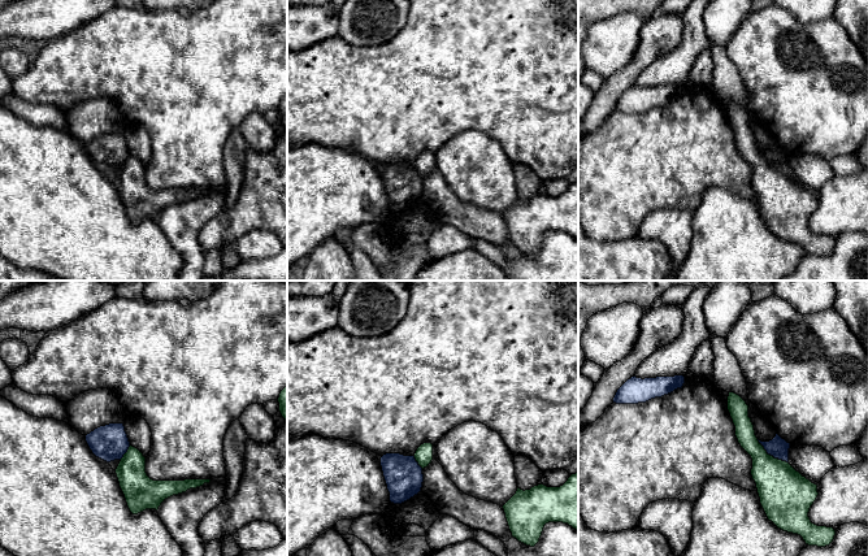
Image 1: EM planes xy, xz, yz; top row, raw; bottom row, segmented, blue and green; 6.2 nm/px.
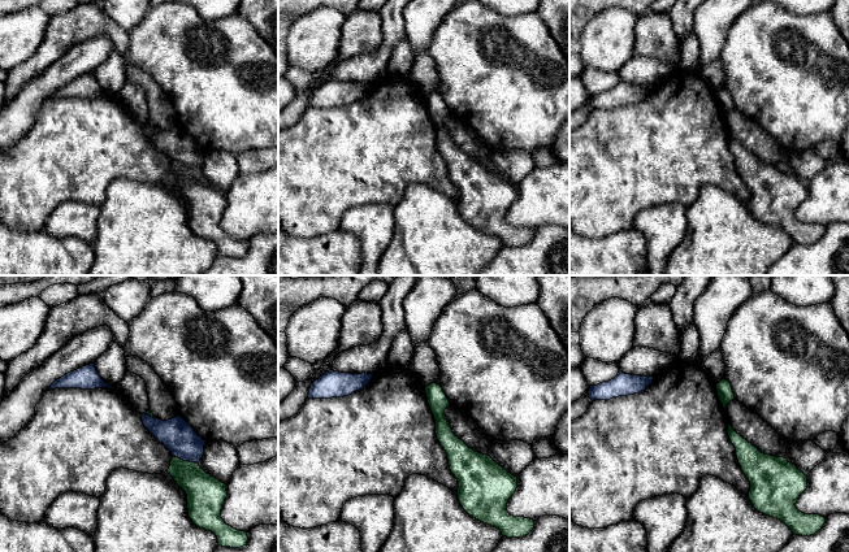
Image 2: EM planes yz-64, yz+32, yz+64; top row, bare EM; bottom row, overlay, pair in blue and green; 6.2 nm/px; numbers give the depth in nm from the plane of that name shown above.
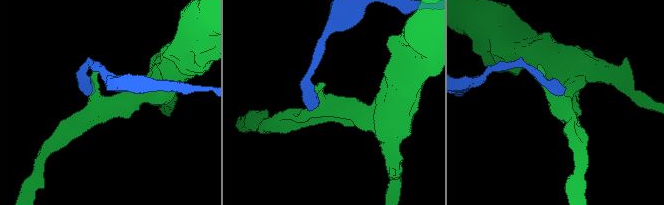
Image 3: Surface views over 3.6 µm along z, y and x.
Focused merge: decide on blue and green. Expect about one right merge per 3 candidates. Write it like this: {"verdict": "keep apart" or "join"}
{"verdict": "keep apart"}

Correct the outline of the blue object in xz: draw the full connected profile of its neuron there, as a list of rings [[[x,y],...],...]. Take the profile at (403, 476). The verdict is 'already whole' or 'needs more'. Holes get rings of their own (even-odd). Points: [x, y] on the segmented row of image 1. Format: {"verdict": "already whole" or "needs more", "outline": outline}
{"verdict": "already whole", "outline": [[[386,453],[381,466],[391,503],[402,504],[421,491],[424,474],[415,456]]]}

